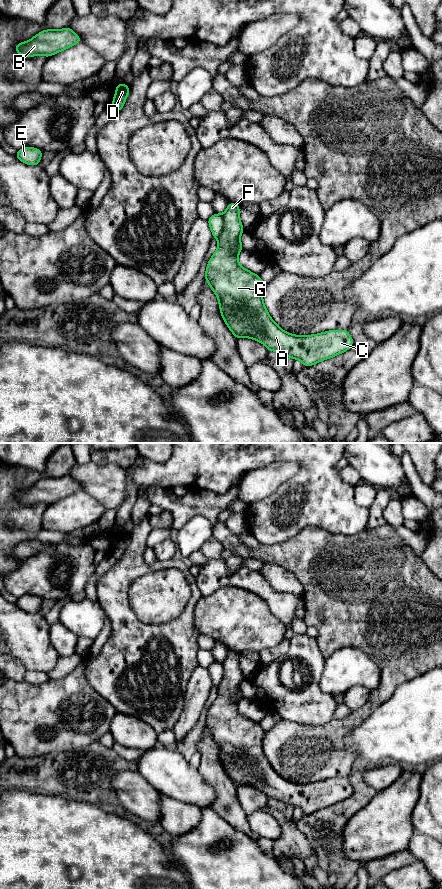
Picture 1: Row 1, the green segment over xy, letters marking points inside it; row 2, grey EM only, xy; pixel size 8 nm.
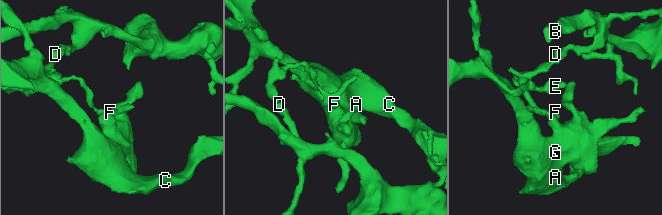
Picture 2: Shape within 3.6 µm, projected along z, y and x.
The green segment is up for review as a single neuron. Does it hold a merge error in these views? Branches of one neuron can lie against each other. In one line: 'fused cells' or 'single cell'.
fused cells

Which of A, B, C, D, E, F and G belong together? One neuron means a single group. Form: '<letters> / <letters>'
A C E F G / B D

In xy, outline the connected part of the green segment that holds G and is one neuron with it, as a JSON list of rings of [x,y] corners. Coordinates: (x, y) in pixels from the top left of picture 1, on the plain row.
[[[229,650],[222,663],[223,676],[218,685],[218,696],[210,706],[205,721],[205,728],[219,748],[220,761],[224,770],[236,787],[252,786],[263,791],[269,799],[276,799],[285,805],[300,808],[304,815],[330,807],[349,798],[354,789],[348,778],[330,778],[308,784],[293,783],[282,778],[270,765],[264,750],[265,731],[251,719],[238,711],[238,704],[243,697],[240,684],[244,679],[240,669],[240,654]]]

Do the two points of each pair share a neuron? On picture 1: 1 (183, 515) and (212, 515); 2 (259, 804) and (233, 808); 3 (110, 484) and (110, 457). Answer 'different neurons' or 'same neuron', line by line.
1: same neuron
2: different neurons
3: different neurons

